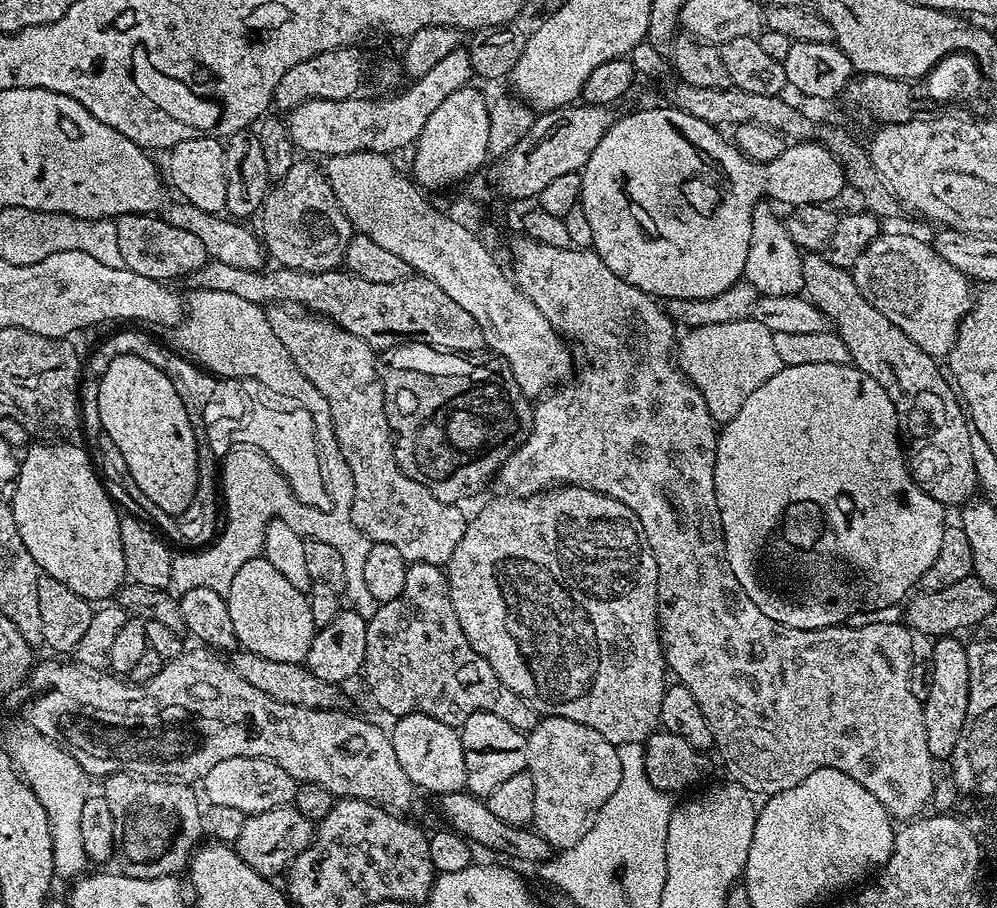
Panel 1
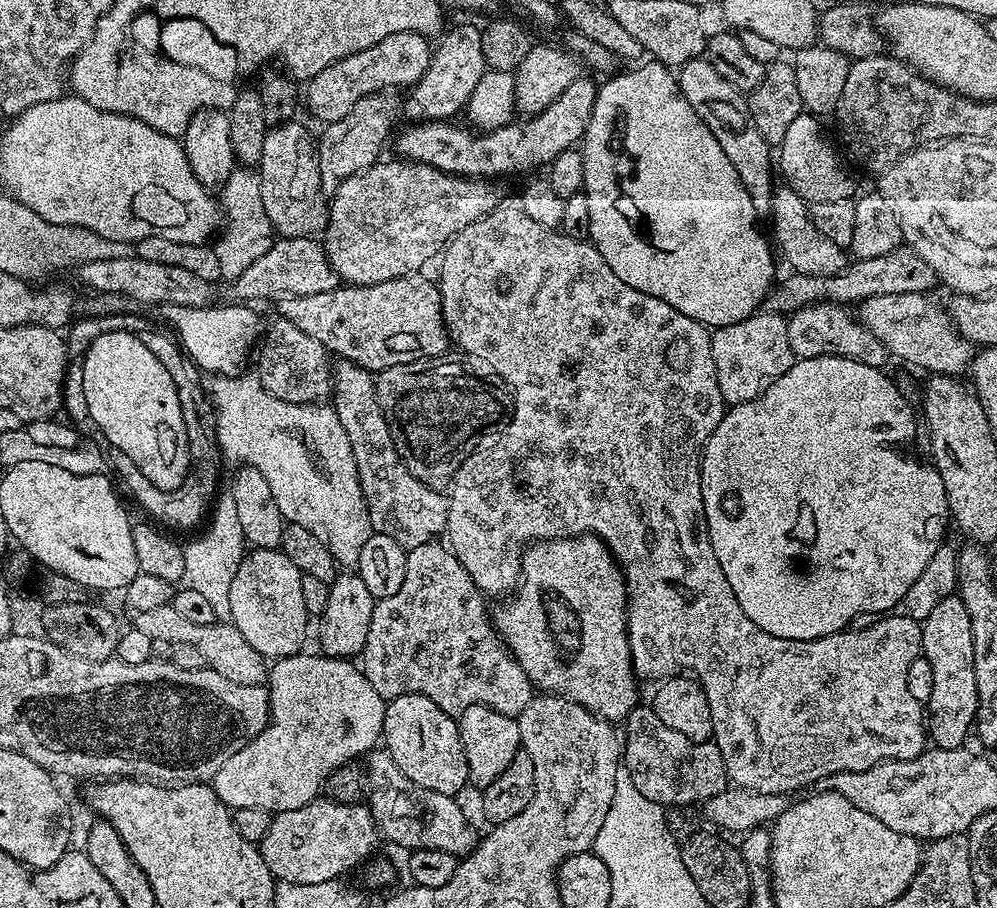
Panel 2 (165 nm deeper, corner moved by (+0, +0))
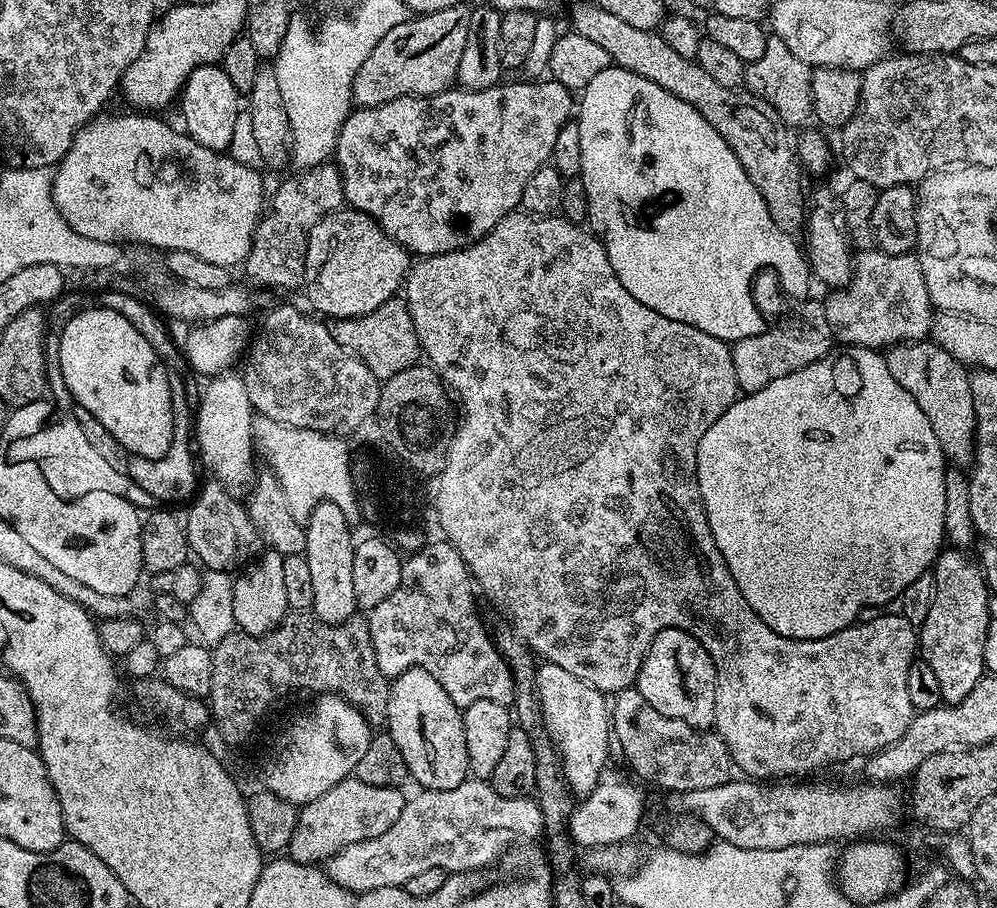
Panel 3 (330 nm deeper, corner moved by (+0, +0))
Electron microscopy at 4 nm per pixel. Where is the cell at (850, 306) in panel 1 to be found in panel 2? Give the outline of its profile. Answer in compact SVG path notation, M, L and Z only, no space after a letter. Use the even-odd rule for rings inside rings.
M781 186L773 191L770 221L772 220L771 235L774 237L775 247L779 255L780 252L784 255L784 260L792 272L801 272L807 276L836 276L848 267L849 257L845 249L830 242L830 238L825 238L814 226L808 205L809 201L803 200L793 188Z

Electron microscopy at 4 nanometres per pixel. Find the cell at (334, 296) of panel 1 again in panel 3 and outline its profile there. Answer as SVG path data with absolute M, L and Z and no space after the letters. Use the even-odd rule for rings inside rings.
M393 298L382 302L378 310L370 310L370 314L365 316L355 316L349 320L332 320L330 327L334 342L338 342L342 350L362 361L381 382L412 367L421 359L414 318L410 318L410 310L403 299Z

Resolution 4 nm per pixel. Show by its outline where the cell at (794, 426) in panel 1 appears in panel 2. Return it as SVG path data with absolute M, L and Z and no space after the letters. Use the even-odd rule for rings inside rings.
M819 356L809 360L797 359L790 366L790 370L786 370L786 374L778 377L761 396L755 396L753 400L748 400L745 404L731 405L725 411L722 422L718 422L714 434L710 434L710 438L704 443L704 451L700 458L700 485L702 486L704 516L708 519L710 546L714 546L714 555L718 557L718 566L722 566L722 574L726 574L726 582L730 582L730 590L734 590L734 598L738 598L738 606L742 606L742 610L746 610L746 618L750 618L750 622L754 622L754 626L766 630L766 634L777 636L778 638L786 638L787 640L813 640L814 638L829 636L835 632L845 631L853 623L851 620L855 616L864 616L867 612L876 612L872 614L891 613L895 609L892 607L895 604L897 607L903 601L906 590L910 590L910 586L914 586L914 582L918 582L918 574L922 574L922 570L926 570L926 566L930 563L930 558L934 558L934 553L938 550L938 546L945 543L946 536L944 536L944 531L950 528L946 486L942 486L942 478L936 473L936 469L931 463L925 462L923 464L920 460L911 460L910 457L903 456L898 449L892 448L895 444L906 443L915 434L916 424L918 428L918 416L917 413L916 416L912 413L912 408L908 405L907 398L900 393L899 386L886 373L887 371L874 366L866 366L862 362L854 362L850 358L842 358L841 356Z

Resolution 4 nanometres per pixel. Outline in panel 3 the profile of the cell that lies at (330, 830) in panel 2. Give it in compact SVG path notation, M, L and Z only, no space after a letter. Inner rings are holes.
M349 778L330 786L326 794L314 798L314 802L303 805L296 813L294 834L290 838L286 852L300 864L319 865L334 854L354 846L354 842L366 842L378 838L378 834L390 830L404 809L405 793L400 788L386 786L366 786L366 782Z

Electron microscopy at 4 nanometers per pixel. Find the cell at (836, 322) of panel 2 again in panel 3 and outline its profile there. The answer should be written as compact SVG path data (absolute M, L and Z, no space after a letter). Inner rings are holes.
M857 251L848 283L827 294L828 300L823 301L824 317L841 345L887 350L894 344L923 340L931 333L934 305L915 255Z

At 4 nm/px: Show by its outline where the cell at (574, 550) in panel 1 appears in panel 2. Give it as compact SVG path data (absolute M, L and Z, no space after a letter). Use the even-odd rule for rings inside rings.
M585 534L583 536L562 536L559 538L540 538L527 545L528 553L524 556L524 561L518 564L518 585L520 589L516 592L516 601L513 604L500 604L490 612L490 619L496 628L496 634L503 640L507 648L512 651L512 657L526 670L530 682L541 693L561 696L570 702L578 702L586 710L590 710L594 715L609 722L627 721L628 716L638 707L636 700L636 684L638 677L632 671L632 655L628 645L628 586L624 582L624 574L619 564L616 563L615 556L612 555L608 545L598 536Z

